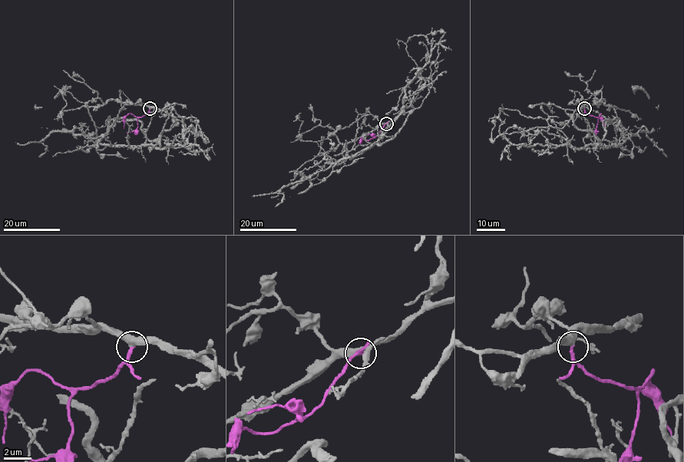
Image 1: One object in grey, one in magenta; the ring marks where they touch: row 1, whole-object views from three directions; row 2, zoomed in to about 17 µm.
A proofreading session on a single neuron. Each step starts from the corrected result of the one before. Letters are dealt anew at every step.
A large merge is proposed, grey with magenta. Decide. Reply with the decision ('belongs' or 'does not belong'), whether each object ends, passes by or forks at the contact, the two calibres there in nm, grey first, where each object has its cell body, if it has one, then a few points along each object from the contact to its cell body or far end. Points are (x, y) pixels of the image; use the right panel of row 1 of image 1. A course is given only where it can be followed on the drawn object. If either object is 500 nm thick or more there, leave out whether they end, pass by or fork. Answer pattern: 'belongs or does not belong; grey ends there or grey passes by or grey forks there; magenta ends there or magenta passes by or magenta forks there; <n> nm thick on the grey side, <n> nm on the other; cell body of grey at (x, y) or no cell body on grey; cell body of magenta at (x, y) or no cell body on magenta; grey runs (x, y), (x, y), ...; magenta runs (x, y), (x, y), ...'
belongs; grey passes by; magenta ends there; 440 nm thick on the grey side, 240 nm on the other; no cell body on grey; no cell body on magenta; grey runs (584, 108), (572, 103), (576, 91), (615, 120), (625, 140), (639, 131), (651, 140), (660, 127), (655, 107); magenta runs (584, 108), (587, 113), (595, 117), (600, 113), (604, 128)

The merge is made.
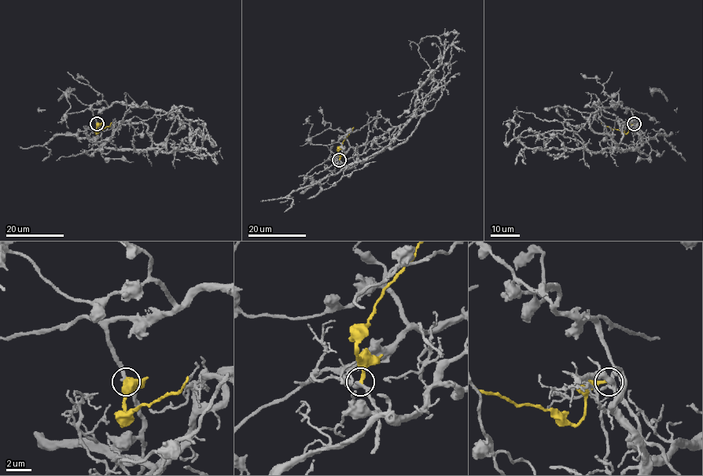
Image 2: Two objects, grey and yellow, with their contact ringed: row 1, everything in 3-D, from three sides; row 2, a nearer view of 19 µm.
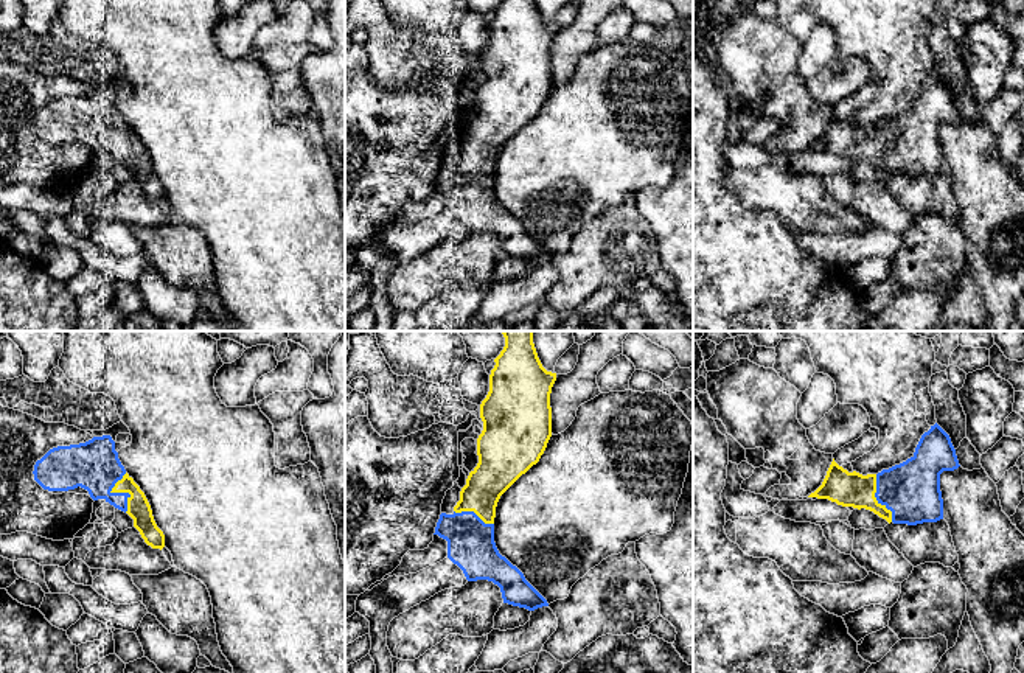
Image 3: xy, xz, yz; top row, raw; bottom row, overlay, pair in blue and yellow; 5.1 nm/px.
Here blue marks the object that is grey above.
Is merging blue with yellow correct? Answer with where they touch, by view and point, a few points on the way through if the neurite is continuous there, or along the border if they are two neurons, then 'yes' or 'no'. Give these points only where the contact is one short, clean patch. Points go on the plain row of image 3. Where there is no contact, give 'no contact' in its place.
contact xy (121, 145); yes

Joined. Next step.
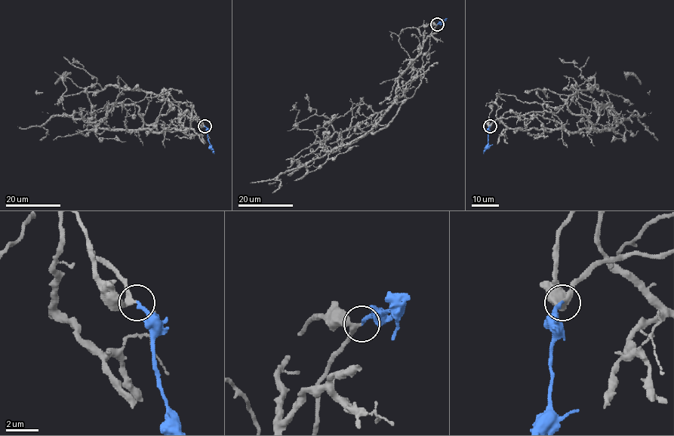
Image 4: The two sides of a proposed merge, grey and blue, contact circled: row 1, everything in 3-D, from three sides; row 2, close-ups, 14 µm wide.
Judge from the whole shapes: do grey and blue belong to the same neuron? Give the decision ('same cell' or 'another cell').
same cell

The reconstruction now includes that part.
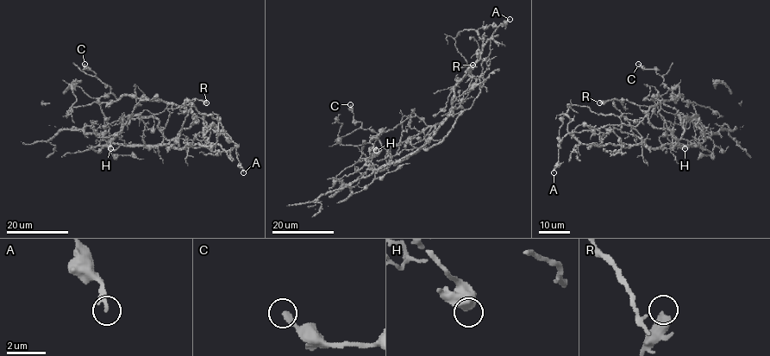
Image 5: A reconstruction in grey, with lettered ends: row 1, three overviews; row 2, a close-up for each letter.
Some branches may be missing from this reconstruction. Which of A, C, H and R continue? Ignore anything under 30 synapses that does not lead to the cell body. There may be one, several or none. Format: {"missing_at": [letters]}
{"missing_at": []}

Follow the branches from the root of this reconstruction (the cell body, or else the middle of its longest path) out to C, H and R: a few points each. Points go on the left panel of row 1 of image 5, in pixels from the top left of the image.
C: (175, 103), (140, 100), (128, 95), (117, 99), (111, 88), (103, 84), (84, 64)
H: (175, 103), (158, 98), (140, 100), (123, 128), (114, 135), (103, 138), (110, 148)
R: (175, 103), (183, 107), (188, 100), (196, 99), (206, 103)

